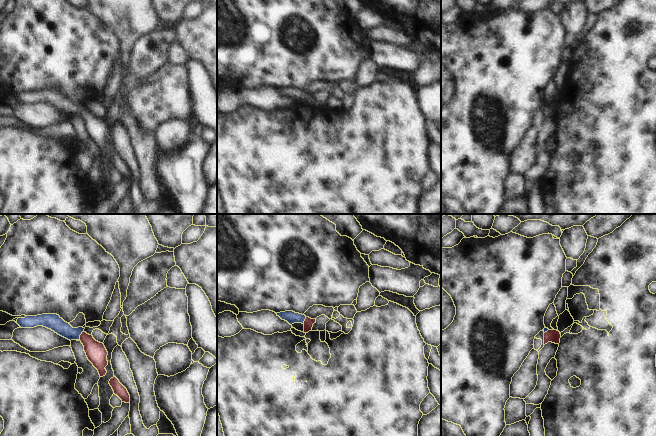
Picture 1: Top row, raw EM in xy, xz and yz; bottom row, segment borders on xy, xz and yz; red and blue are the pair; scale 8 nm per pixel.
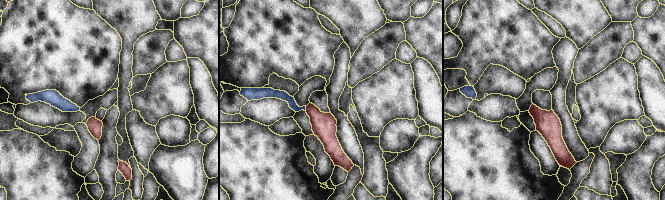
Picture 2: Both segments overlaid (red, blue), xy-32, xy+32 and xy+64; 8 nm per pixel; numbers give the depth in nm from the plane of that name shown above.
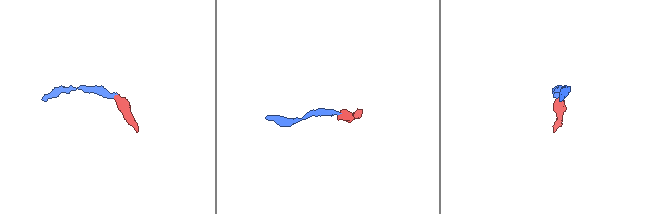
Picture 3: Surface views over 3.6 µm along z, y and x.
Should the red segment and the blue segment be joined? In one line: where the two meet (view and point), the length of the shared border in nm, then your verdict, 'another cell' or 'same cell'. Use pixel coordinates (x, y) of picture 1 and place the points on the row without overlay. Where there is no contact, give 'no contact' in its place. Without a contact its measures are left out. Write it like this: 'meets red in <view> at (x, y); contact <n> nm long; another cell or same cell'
meets red in xy at (80, 111); contact 80 nm long; same cell

